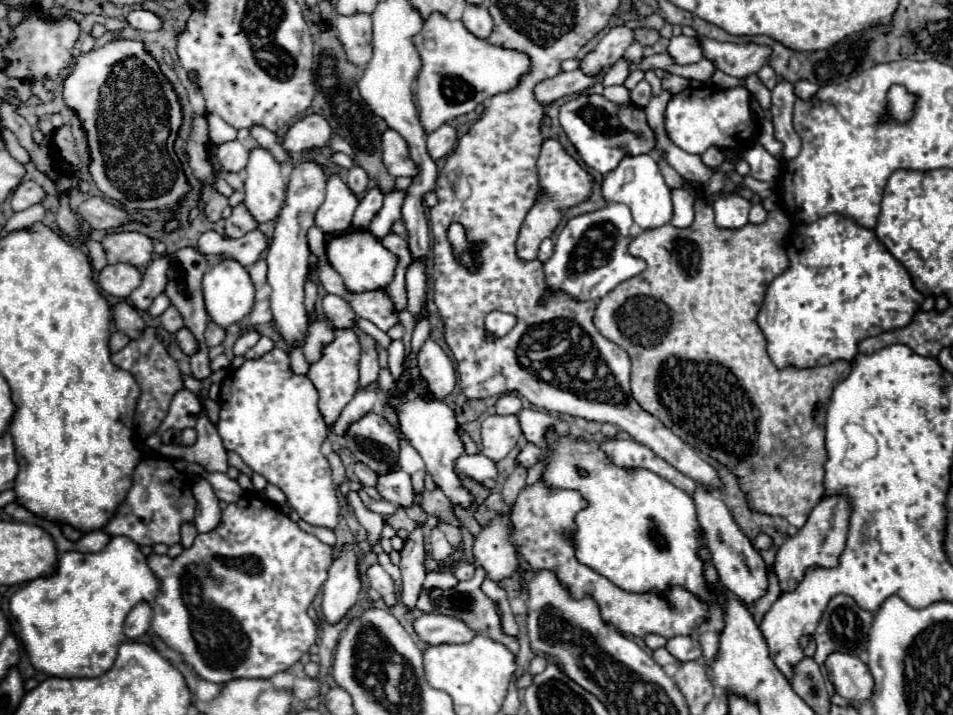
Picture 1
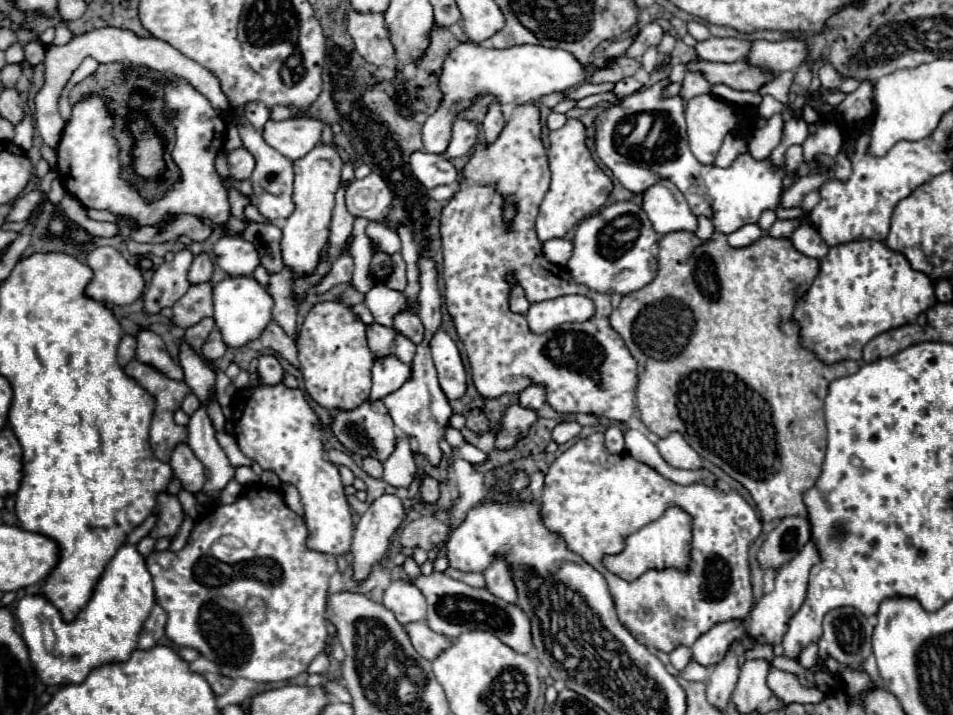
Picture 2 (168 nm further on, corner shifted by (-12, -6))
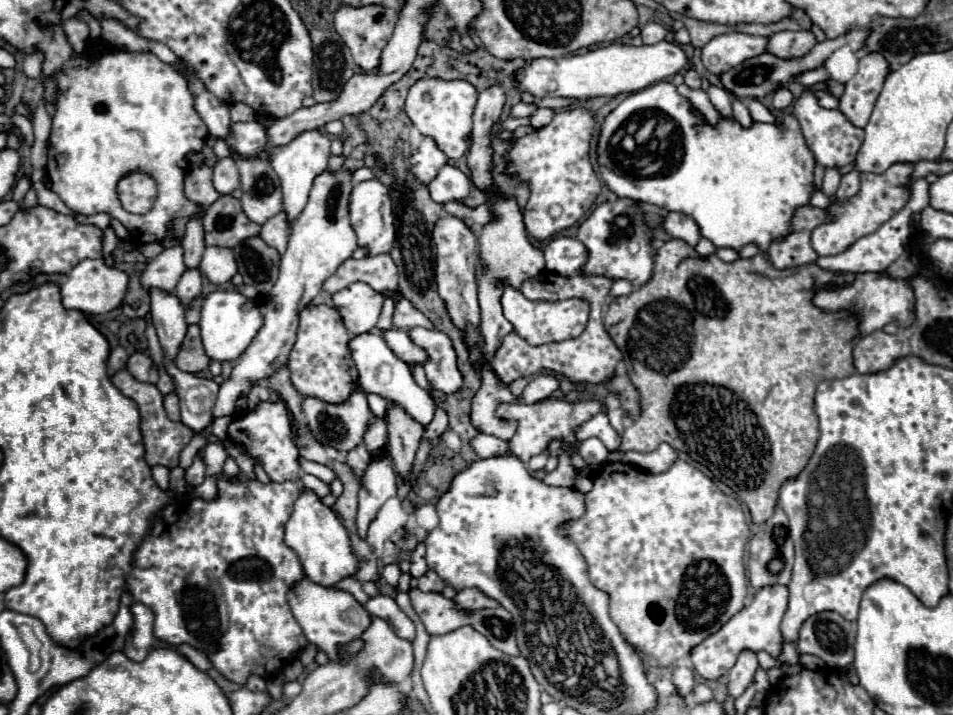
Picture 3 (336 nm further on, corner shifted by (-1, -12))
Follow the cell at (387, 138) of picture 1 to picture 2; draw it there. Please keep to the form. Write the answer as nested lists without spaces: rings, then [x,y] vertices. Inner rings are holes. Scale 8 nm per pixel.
[[[429,152],[411,154],[411,168],[417,180],[429,190],[443,184],[453,184],[459,178],[457,168],[447,156],[435,156]]]

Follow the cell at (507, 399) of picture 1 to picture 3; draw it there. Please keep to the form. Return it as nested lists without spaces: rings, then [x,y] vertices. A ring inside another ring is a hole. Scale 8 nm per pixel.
[[[550,374],[534,376],[522,392],[522,402],[524,404],[536,404],[540,400],[546,400],[556,388],[558,388],[558,380],[554,376],[550,376]]]

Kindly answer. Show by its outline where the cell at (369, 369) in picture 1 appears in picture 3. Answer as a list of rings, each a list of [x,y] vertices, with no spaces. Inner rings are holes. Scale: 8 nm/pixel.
[[[354,282],[334,294],[334,306],[340,312],[350,336],[360,336],[376,328],[382,302],[382,294],[374,292],[366,282]]]

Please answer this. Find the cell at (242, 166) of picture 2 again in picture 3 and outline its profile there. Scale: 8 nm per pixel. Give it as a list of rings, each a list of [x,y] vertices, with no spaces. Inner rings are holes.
[[[222,158],[214,166],[214,188],[220,194],[232,194],[240,186],[240,176],[238,176],[238,166],[234,158]]]

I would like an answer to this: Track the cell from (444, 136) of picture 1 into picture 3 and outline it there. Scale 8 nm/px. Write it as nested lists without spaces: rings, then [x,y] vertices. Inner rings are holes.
[[[418,80],[406,98],[406,114],[418,126],[424,136],[436,140],[438,148],[448,158],[460,158],[470,146],[472,132],[472,112],[478,100],[478,92],[470,82],[464,80]]]

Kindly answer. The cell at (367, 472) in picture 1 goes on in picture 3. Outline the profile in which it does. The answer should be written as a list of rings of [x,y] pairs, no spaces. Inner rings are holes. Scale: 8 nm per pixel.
[[[358,444],[358,448],[350,450],[350,452],[348,452],[348,458],[346,458],[346,464],[348,464],[352,470],[356,470],[356,472],[362,474],[362,472],[368,468],[368,464],[370,464],[370,454],[368,454],[366,446],[364,446],[364,444]]]

